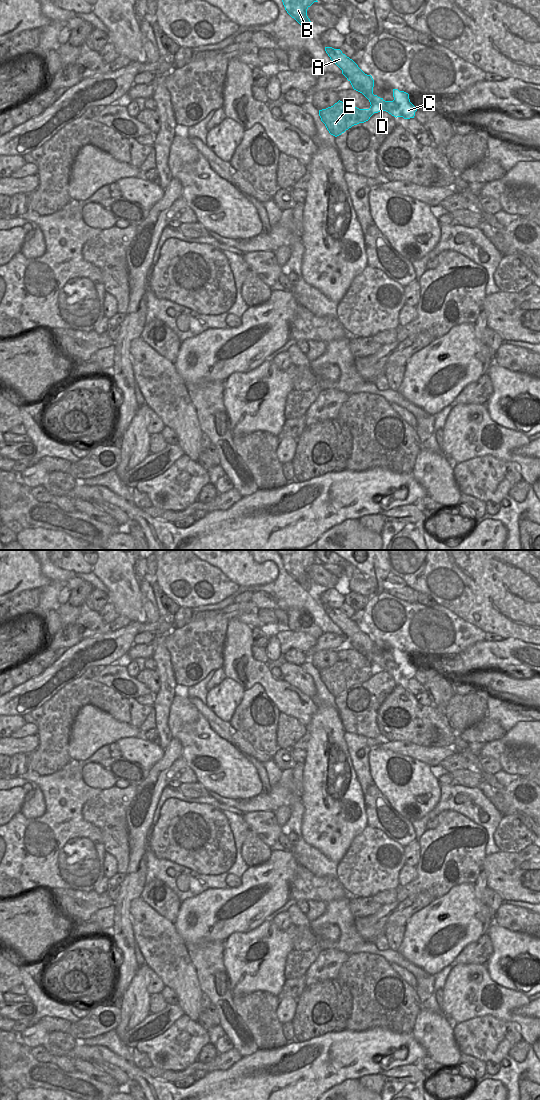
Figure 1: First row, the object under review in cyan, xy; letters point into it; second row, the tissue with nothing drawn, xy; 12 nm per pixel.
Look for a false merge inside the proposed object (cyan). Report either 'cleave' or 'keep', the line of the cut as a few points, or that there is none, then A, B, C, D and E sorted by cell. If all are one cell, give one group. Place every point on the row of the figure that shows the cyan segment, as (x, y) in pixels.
cleave; cut xy (369, 108), (373, 113); groups A B C D / E

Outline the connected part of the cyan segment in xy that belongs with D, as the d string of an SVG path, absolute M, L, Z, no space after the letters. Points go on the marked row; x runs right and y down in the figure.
M325 47L330 59L342 70L342 74L351 83L354 90L362 93L370 102L371 112L386 111L394 117L404 119L414 118L417 108L410 102L409 94L393 89L393 101L385 101L373 94L374 80L371 75L365 74L358 65L340 49Z

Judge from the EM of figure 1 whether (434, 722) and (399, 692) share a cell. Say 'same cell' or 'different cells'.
same cell

